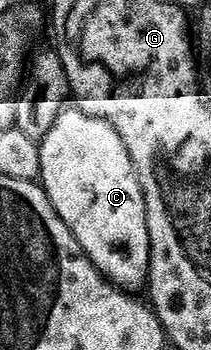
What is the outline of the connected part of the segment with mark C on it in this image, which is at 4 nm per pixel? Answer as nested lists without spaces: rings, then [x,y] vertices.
[[[63,109],[38,143],[38,152],[40,185],[92,265],[127,293],[138,293],[141,287],[143,290],[150,277],[144,197],[128,149],[124,149],[116,129],[94,115]]]

